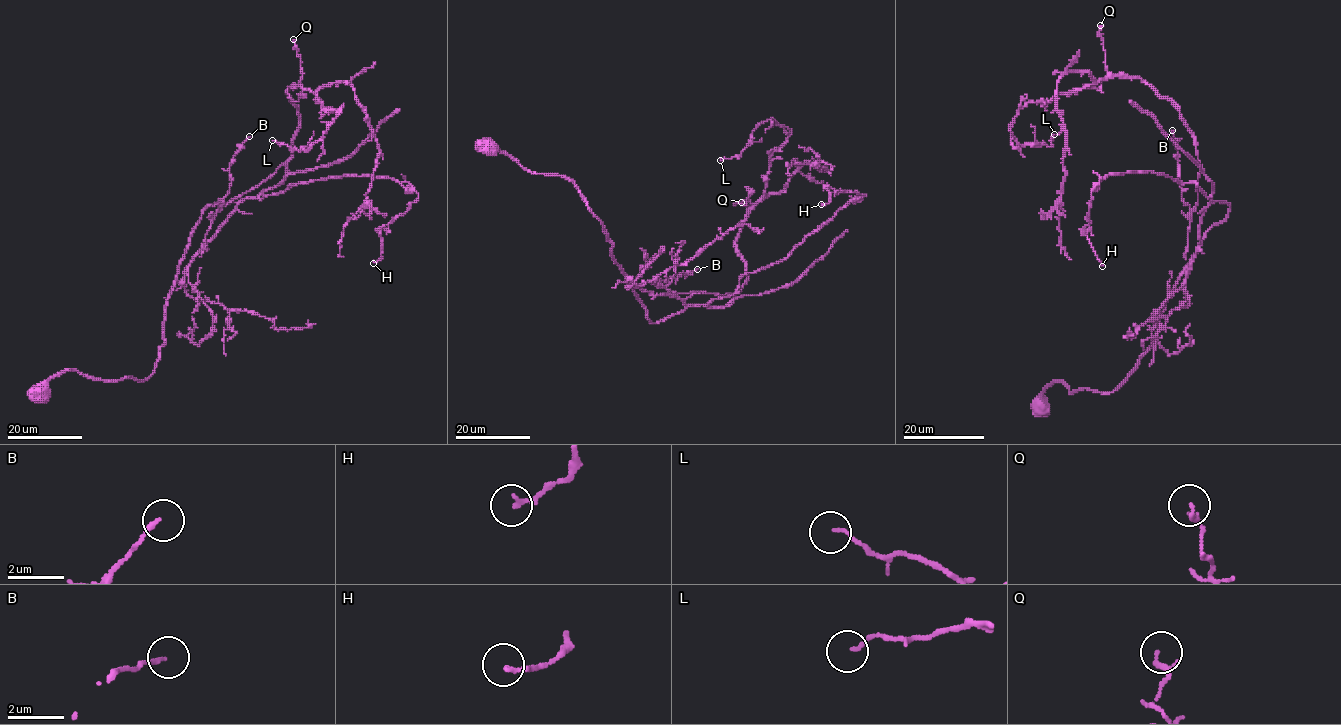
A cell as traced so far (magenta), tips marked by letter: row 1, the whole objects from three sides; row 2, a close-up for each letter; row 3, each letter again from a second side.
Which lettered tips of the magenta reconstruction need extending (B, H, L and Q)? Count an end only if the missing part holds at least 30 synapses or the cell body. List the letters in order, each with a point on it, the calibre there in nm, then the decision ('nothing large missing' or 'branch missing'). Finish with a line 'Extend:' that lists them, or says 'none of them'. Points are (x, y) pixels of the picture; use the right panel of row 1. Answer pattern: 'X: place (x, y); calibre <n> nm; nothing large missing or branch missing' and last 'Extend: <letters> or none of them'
B: place (1172, 130); calibre 140 nm; nothing large missing
H: place (1102, 266); calibre 150 nm; nothing large missing
L: place (1054, 134); calibre 110 nm; nothing large missing
Q: place (1100, 25); calibre 130 nm; nothing large missing
Extend: none of them

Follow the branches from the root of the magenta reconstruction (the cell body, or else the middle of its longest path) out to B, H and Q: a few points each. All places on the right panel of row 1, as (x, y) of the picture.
B: (1042, 408), (1054, 381), (1112, 392), (1125, 379), (1226, 216), (1198, 159), (1195, 207), (1182, 199), (1172, 130)
H: (1042, 408), (1054, 381), (1112, 392), (1125, 379), (1229, 204), (1164, 174), (1111, 173), (1085, 228), (1102, 266)
Q: (1042, 408), (1054, 381), (1112, 392), (1125, 379), (1229, 207), (1211, 198), (1180, 111), (1107, 71), (1100, 25)

